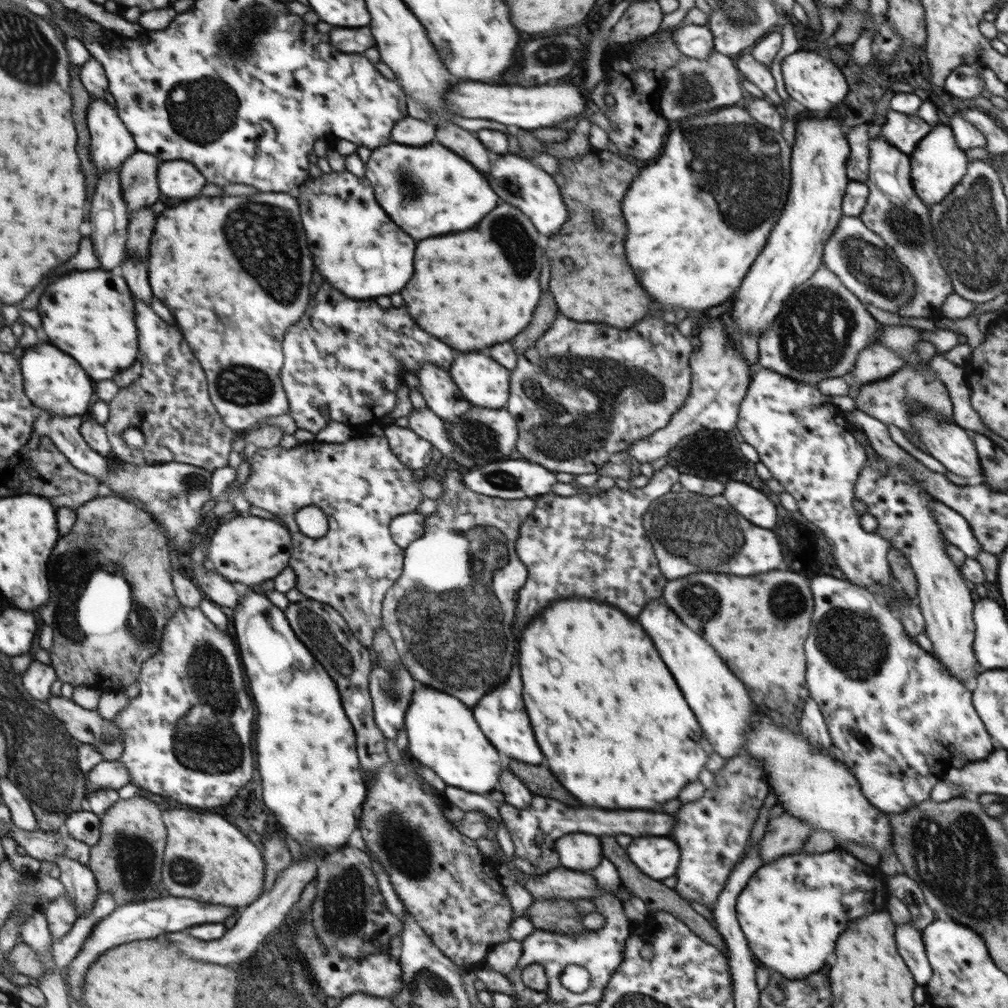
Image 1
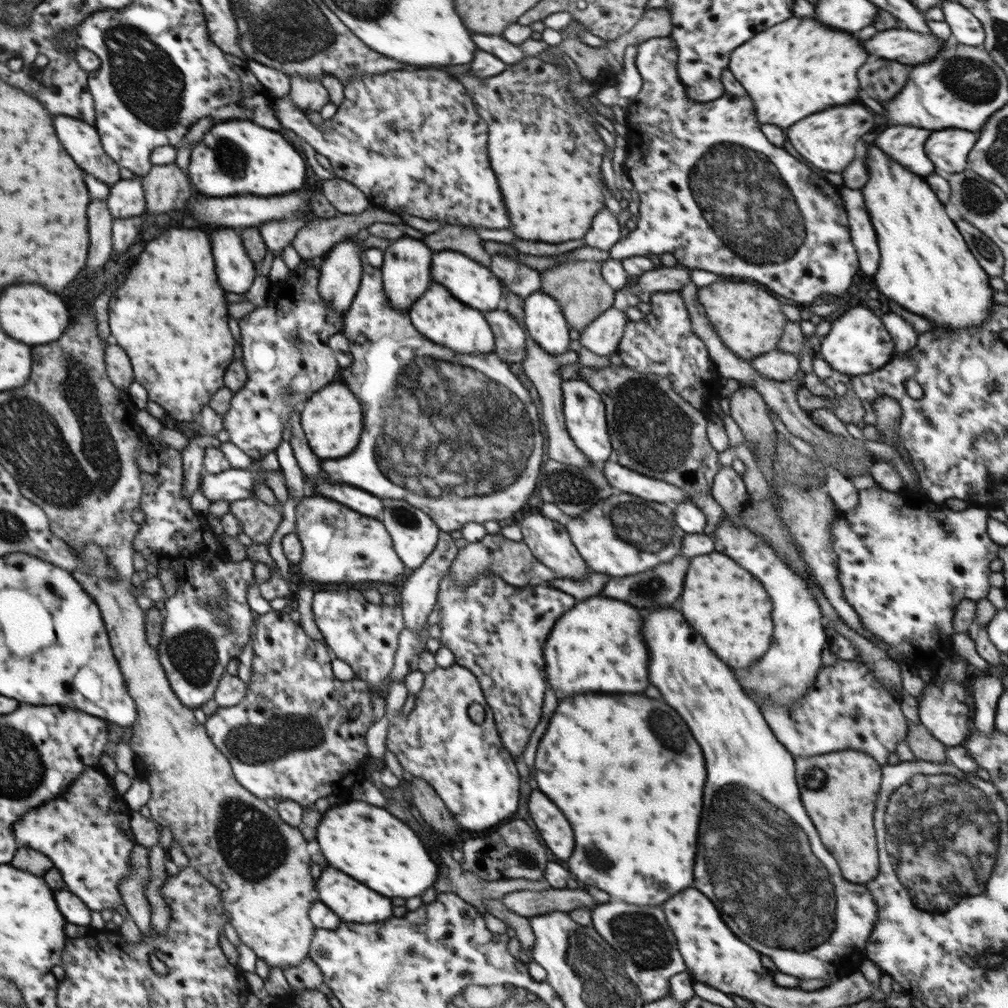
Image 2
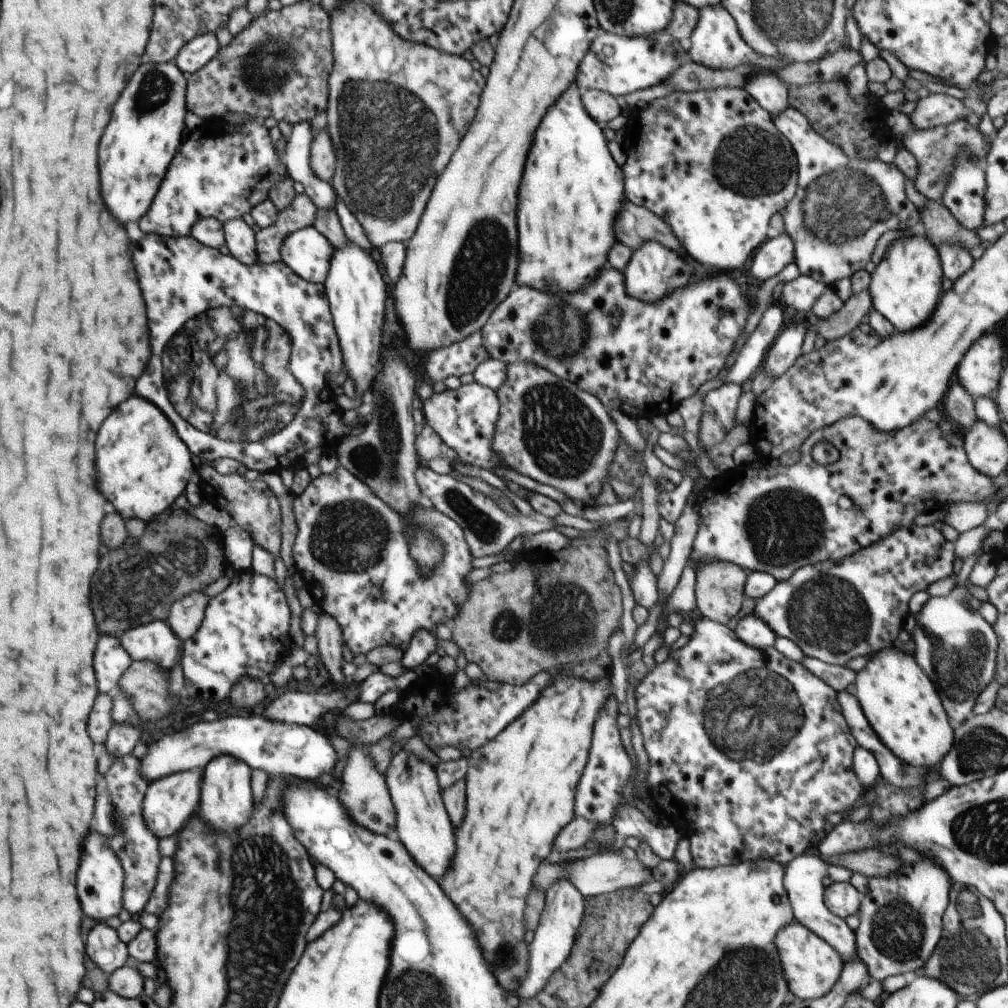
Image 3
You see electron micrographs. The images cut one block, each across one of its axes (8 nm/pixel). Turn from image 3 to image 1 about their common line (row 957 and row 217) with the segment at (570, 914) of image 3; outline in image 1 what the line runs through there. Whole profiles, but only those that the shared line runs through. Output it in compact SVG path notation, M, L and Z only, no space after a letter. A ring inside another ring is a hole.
M490 151L490 161L492 161L490 186L501 201L518 207L529 217L538 233L544 236L556 234L562 228L562 224L568 220L568 211L554 177L520 154L498 156L498 153Z

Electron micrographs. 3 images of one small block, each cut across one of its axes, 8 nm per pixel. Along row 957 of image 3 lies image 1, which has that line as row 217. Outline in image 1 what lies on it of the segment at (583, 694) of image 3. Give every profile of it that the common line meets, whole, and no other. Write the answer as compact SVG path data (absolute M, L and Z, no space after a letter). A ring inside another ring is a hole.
M502 201L476 228L420 240L414 276L402 290L410 316L422 330L462 353L514 338L530 324L540 300L542 248L538 240L529 217Z

